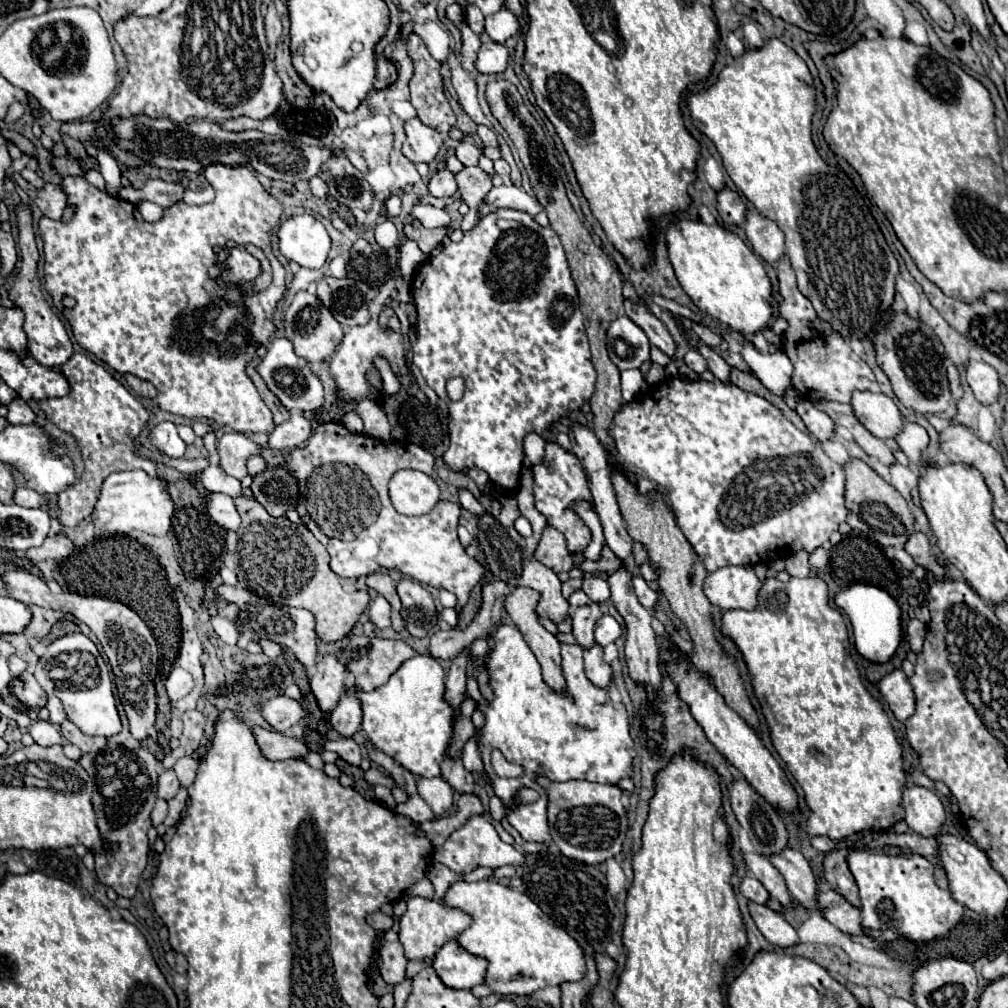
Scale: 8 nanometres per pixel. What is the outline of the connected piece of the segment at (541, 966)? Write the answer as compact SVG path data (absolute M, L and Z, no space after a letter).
M482 879L474 883L468 883L468 881L452 883L446 895L442 897L442 901L446 907L460 909L472 917L472 925L458 935L458 945L466 949L468 953L476 957L484 957L488 961L484 985L488 985L494 995L498 997L530 995L538 989L560 985L564 981L580 981L584 977L586 965L584 965L582 949L578 947L578 943L564 929L556 927L556 923L552 923L552 919L548 919L548 915L544 915L544 911L528 895L518 893L492 879L490 881Z

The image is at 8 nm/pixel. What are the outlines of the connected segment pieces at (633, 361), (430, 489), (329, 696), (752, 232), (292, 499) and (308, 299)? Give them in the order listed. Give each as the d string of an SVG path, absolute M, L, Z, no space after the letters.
M626 315L616 317L606 331L606 347L612 363L624 371L640 367L650 359L650 341Z
M402 469L390 479L390 499L402 515L426 515L438 503L440 489L430 475Z
M324 655L316 663L316 675L310 679L310 689L318 701L320 711L328 713L336 707L340 697L344 695L348 671L338 663L336 655Z
M748 209L744 231L748 241L752 243L754 253L766 263L776 263L784 257L784 233L772 219L764 217L756 209Z
M266 467L260 475L254 477L250 489L256 501L264 505L264 509L274 517L282 517L286 509L294 509L298 499L296 479L278 467Z
M300 291L294 297L292 305L288 307L284 315L284 333L292 341L294 353L306 361L324 361L326 357L330 357L344 335L342 325L330 315L326 307L320 307L320 301L316 299L316 295L308 291Z

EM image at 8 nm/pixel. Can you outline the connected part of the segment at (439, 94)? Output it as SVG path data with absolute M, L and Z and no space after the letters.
M410 35L408 37L406 49L408 49L408 57L414 63L414 75L408 81L408 87L410 87L410 103L416 109L418 119L424 125L440 131L442 135L448 135L450 127L456 125L456 115L454 115L454 111L452 111L452 107L450 107L450 103L446 99L446 93L444 93L444 83L442 83L442 77L440 77L440 61L436 61L428 53L424 41L418 35Z

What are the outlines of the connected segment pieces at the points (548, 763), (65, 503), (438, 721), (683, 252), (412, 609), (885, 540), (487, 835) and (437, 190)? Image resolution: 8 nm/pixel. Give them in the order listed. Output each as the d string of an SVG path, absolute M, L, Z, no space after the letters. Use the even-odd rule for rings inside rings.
M498 625L492 637L494 637L494 641L496 641L496 647L494 647L494 651L488 655L488 675L490 675L490 685L492 685L492 691L494 691L494 699L490 701L488 707L480 707L480 709L484 711L484 715L486 715L486 725L484 725L484 729L480 731L480 753L482 753L484 769L486 769L486 773L488 773L490 781L492 781L494 793L496 793L496 795L500 797L500 801L508 807L508 813L506 813L508 823L522 835L522 839L526 839L526 841L536 841L536 843L550 843L550 833L546 831L546 829L548 829L548 825L546 825L546 823L548 823L548 821L546 821L546 805L548 805L548 797L546 797L546 791L534 781L534 775L536 775L536 773L542 773L542 775L546 775L546 777L552 779L552 781L584 779L584 781L596 781L596 783L602 783L602 785L614 785L614 783L618 783L622 777L632 777L632 759L634 759L636 751L634 751L634 743L632 743L632 739L630 739L630 731L628 731L628 715L626 715L626 709L624 709L622 703L612 703L606 689L600 691L598 687L594 687L587 679L584 672L583 649L580 646L563 644L562 669L566 684L569 688L566 689L564 693L556 693L556 691L552 691L552 689L542 681L542 675L540 675L540 663L536 661L532 649L528 647L528 643L526 643L526 639L524 639L524 635L522 635L522 631L520 631L518 627L512 627L512 625ZM492 749L500 749L502 755L506 757L506 761L522 765L524 771L526 771L524 777L518 777L518 779L502 779L502 777L498 777L496 773L492 773L492 765L490 765L490 753L492 753ZM524 787L530 787L530 789L538 791L538 793L540 793L540 799L536 799L534 803L516 803L516 801L514 801L514 795L516 795L518 789L524 789Z
M74 353L66 367L58 367L58 371L70 383L70 393L64 397L40 401L40 409L58 429L76 437L76 443L82 449L84 473L72 485L64 487L56 501L58 521L66 529L72 529L92 513L96 491L102 479L106 479L110 473L132 469L142 469L154 477L158 477L158 473L152 461L136 457L132 451L136 445L136 435L148 425L148 411L142 407L142 403L120 381L116 381L112 373L94 363L84 353Z
M416 655L400 665L390 681L370 693L358 691L364 721L364 737L382 753L390 755L398 765L414 777L438 777L440 761L452 737L452 709L442 699L444 671L430 655Z
M680 219L668 225L666 247L680 287L700 311L744 333L756 333L766 327L772 317L768 301L772 285L760 259L736 233L718 223L708 225L704 221Z
M408 577L398 581L396 591L402 601L402 617L406 621L406 629L414 637L426 637L438 619L430 593L418 581Z
M850 459L848 463L844 463L844 471L848 509L846 523L852 527L852 531L884 547L904 545L904 539L908 539L908 535L912 535L914 531L914 519L904 497L860 459Z
M472 815L464 827L454 831L448 837L448 841L440 849L434 851L432 857L436 861L444 863L448 869L452 869L458 875L466 875L466 873L470 873L470 871L474 871L478 867L496 869L496 867L502 867L502 865L522 865L524 863L524 855L520 851L516 851L512 845L506 845L498 837L494 825L490 823L490 819L486 819L482 815Z
M438 171L430 177L428 181L428 195L436 197L436 199L444 199L444 197L450 197L456 193L456 179L454 179L454 173L450 171Z

